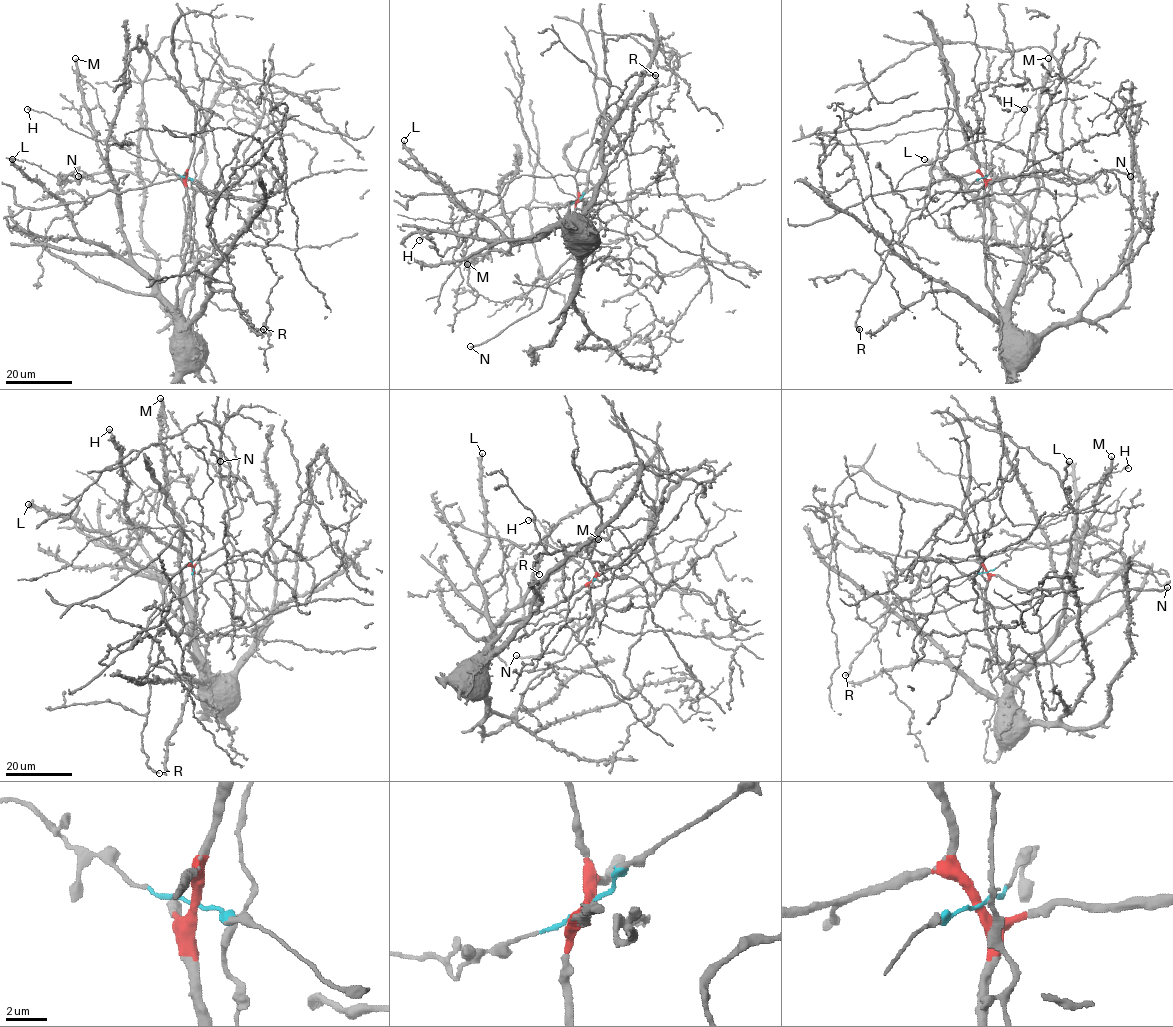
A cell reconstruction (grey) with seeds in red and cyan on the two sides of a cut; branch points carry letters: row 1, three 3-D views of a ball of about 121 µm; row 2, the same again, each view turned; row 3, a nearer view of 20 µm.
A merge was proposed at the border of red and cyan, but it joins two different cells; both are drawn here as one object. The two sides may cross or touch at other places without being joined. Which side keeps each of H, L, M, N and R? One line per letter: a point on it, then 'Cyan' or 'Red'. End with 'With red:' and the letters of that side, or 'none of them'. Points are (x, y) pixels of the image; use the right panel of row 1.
H: Place: (1024, 109). Cyan
L: Place: (924, 159). Red
M: Place: (1048, 58). Red
N: Place: (1130, 176). Red
R: Place: (859, 329). Red
With red: L, M, N, R

